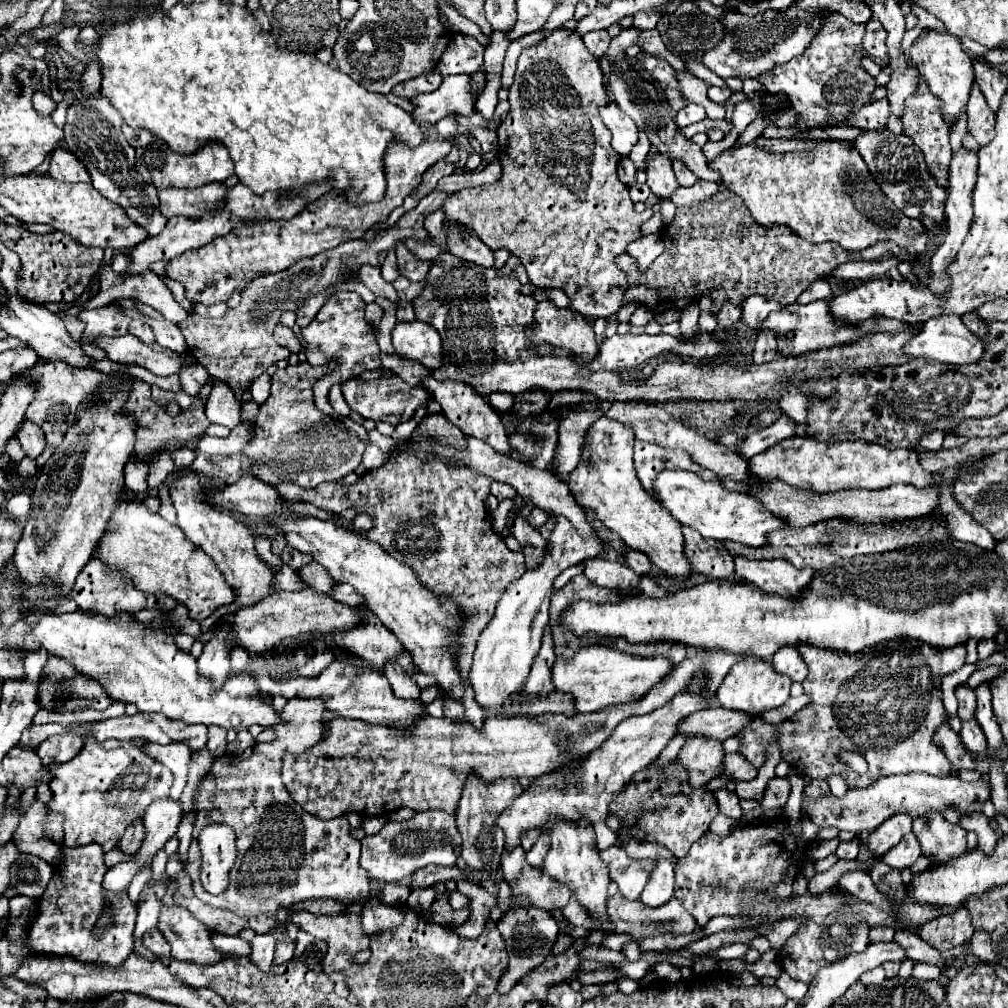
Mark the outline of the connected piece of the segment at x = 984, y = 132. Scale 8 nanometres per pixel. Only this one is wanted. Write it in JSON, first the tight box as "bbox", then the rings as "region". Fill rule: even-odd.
{"bbox":[968,82,996,146],"region":[[[974,82],[974,90],[968,100],[968,130],[970,134],[978,140],[980,146],[986,146],[988,142],[994,140],[994,124],[996,124],[996,114],[988,108],[986,98],[978,84]]]}

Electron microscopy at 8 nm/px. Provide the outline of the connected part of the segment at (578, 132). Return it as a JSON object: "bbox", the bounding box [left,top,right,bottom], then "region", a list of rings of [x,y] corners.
{"bbox":[444,28,648,318],"region":[[[558,28],[546,40],[542,40],[538,46],[534,46],[530,50],[524,50],[520,54],[518,70],[516,70],[514,84],[510,86],[508,102],[510,102],[510,112],[508,112],[506,120],[498,126],[498,160],[500,160],[502,170],[504,170],[502,180],[498,180],[494,184],[488,184],[488,186],[480,186],[480,188],[466,188],[466,190],[460,190],[460,192],[452,194],[444,202],[446,218],[448,220],[466,220],[468,226],[472,228],[472,234],[476,238],[480,238],[482,242],[486,242],[486,246],[510,250],[514,256],[520,258],[520,264],[526,268],[528,278],[536,288],[562,288],[572,298],[572,308],[578,310],[580,314],[590,316],[590,318],[614,316],[622,308],[624,292],[626,292],[626,286],[628,286],[626,274],[622,274],[622,270],[618,268],[616,258],[626,252],[626,246],[632,240],[640,238],[640,226],[644,224],[644,220],[648,216],[638,214],[634,210],[634,204],[628,196],[628,186],[624,186],[616,176],[616,164],[618,164],[620,156],[610,144],[610,130],[606,130],[602,118],[598,118],[598,108],[602,108],[604,102],[610,102],[610,96],[608,96],[608,92],[604,88],[604,80],[602,80],[602,70],[600,70],[596,58],[586,50],[580,36]]]}

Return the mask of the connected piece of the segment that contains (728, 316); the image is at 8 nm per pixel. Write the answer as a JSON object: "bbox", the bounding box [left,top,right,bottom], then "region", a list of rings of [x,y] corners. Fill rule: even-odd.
{"bbox":[718,302,740,330],"region":[[[724,302],[722,310],[718,312],[718,322],[720,322],[720,330],[728,330],[728,328],[734,328],[734,322],[738,322],[738,316],[740,316],[740,306],[734,306],[730,302]]]}

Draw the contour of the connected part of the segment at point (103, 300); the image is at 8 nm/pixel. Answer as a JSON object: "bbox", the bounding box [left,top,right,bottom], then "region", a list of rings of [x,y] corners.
{"bbox":[80,266,190,324],"region":[[[104,266],[102,272],[98,274],[98,282],[100,282],[100,288],[98,288],[96,296],[90,298],[88,302],[80,304],[80,308],[84,308],[84,310],[94,310],[94,308],[106,306],[106,304],[110,304],[110,302],[114,302],[114,300],[120,300],[120,298],[134,298],[134,300],[140,300],[140,302],[146,304],[146,306],[152,306],[156,312],[162,314],[164,320],[168,320],[168,322],[172,322],[172,324],[180,324],[180,322],[184,322],[184,320],[190,316],[190,312],[184,310],[184,308],[174,300],[172,292],[170,292],[168,286],[162,282],[162,278],[160,278],[158,274],[154,274],[154,272],[150,272],[150,270],[148,270],[146,274],[136,274],[136,276],[130,276],[130,278],[122,278],[122,276],[118,278],[110,266]]]}

